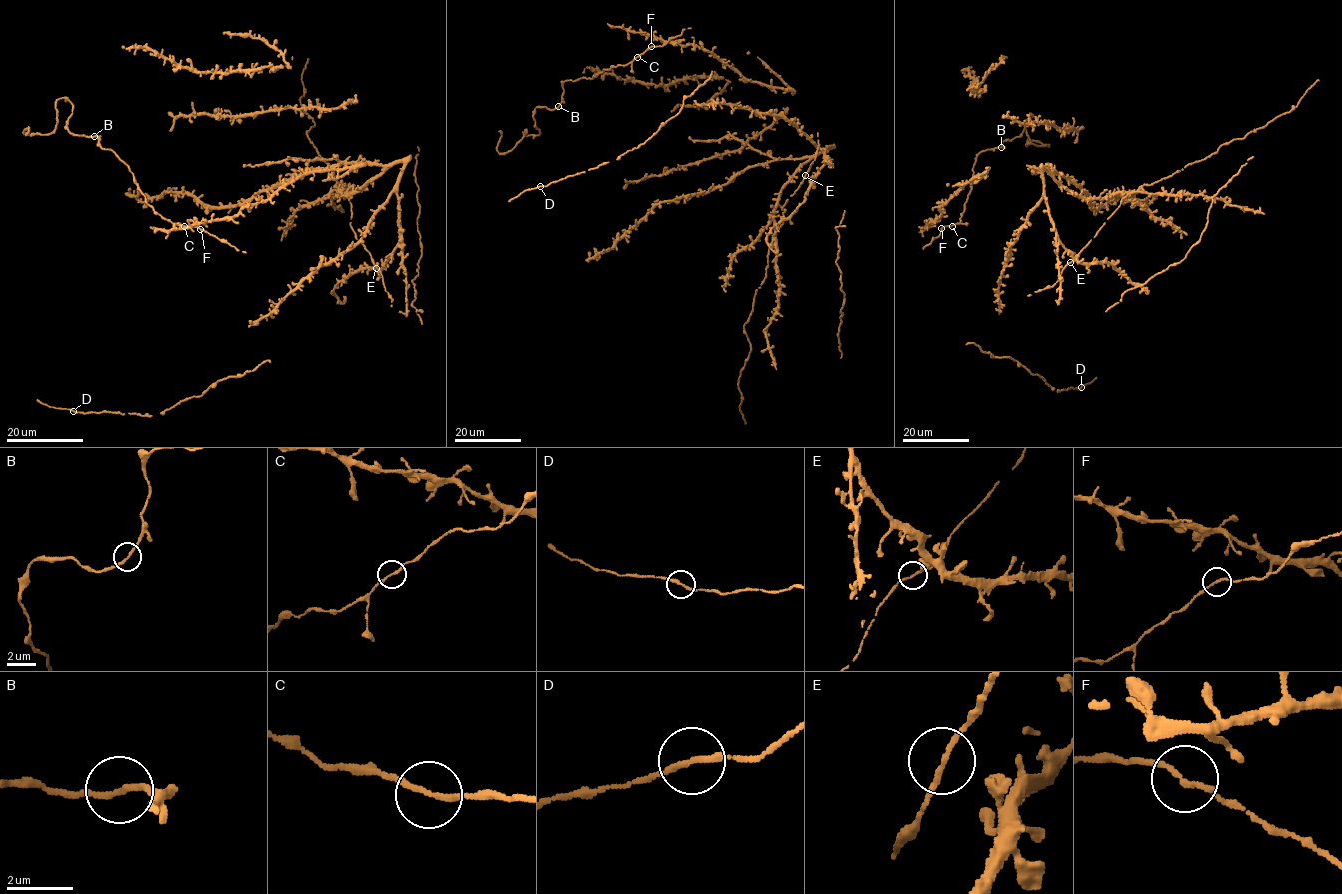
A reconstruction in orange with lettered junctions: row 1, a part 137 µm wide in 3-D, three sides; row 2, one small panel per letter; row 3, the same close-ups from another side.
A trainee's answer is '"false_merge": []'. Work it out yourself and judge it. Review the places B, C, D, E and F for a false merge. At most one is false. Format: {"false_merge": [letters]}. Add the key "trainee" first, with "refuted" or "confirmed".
{"trainee": "confirmed", "false_merge": []}

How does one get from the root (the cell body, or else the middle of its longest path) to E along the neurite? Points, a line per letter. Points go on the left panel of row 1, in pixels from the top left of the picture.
E: (335, 158), (344, 162), (404, 164), (397, 186), (399, 244), (376, 268)

